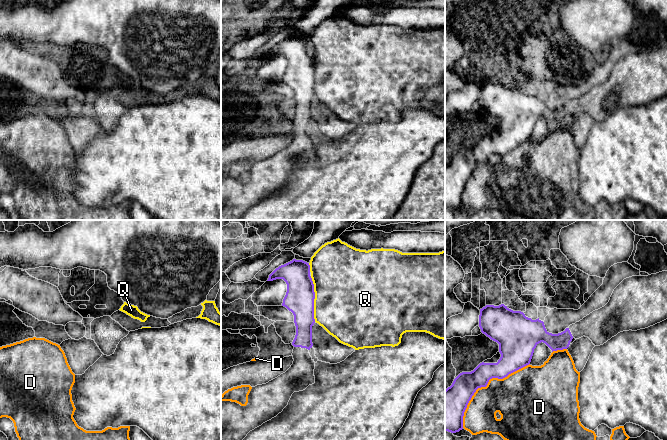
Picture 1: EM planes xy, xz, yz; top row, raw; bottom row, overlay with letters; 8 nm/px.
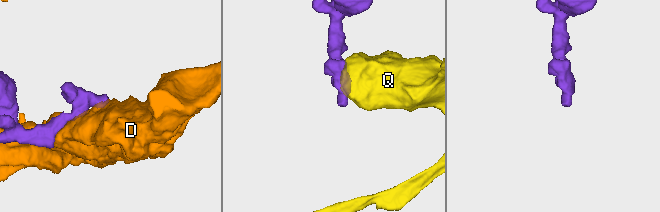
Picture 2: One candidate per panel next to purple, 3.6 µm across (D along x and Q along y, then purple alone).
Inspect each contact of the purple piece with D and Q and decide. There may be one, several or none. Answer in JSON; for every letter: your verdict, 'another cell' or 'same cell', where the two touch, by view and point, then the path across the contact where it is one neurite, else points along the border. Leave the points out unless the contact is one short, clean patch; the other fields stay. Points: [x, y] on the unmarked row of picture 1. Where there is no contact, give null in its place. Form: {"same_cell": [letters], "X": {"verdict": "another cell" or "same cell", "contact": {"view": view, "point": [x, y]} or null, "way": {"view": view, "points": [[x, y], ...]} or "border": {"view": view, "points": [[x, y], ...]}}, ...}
{"same_cell": [], "D": {"verdict": "another cell", "contact": {"view": "yz", "point": [485, 162]}}, "Q": {"verdict": "another cell", "contact": {"view": "xz", "point": [314, 74]}}}

